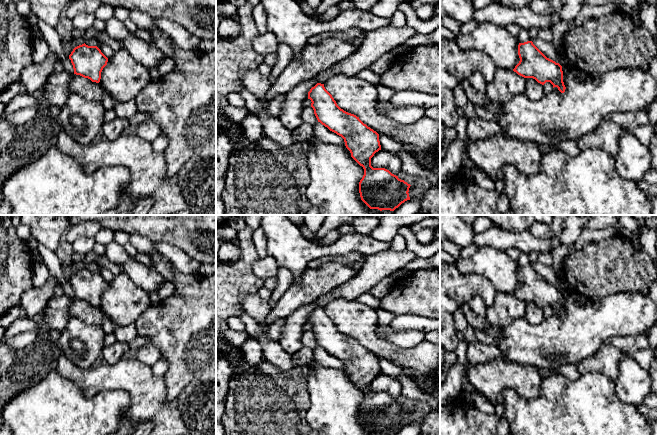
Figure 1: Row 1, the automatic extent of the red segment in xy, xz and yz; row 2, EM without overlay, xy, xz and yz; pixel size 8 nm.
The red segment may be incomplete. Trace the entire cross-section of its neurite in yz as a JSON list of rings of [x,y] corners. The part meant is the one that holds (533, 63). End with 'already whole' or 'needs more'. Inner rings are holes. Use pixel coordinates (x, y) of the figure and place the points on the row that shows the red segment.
[[[532,41],[519,43],[518,55],[520,61],[513,69],[514,72],[524,78],[533,78],[542,85],[550,82],[553,88],[565,92],[562,66],[547,58]]] | already whole

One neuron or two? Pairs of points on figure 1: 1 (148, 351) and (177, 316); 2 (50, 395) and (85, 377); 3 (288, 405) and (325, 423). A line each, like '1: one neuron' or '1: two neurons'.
1: two neurons
2: two neurons
3: two neurons

